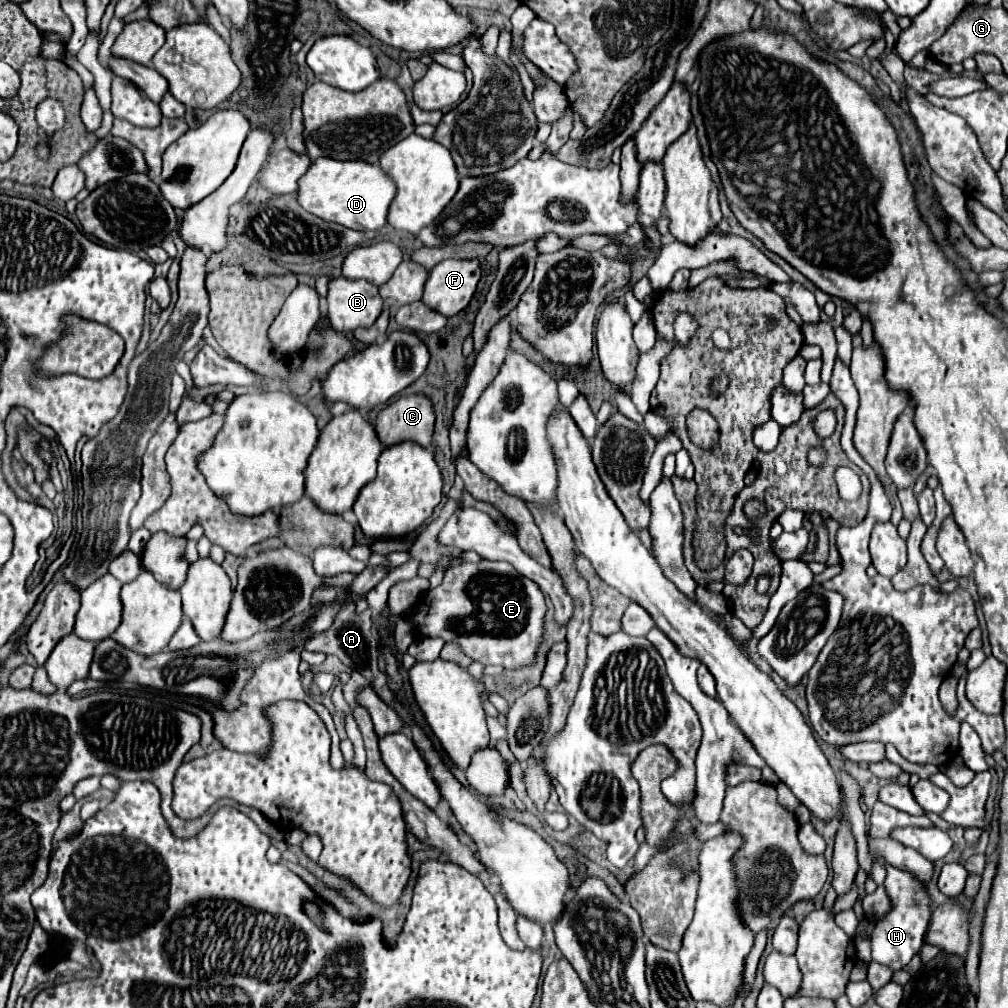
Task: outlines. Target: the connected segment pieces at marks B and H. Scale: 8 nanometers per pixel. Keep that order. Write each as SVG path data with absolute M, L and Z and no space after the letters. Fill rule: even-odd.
M344 276L330 280L328 284L328 320L336 332L352 332L360 326L368 328L376 322L382 312L382 298L378 288L366 280L348 280Z
M886 864L886 870L888 870L888 876L884 880L884 888L886 888L886 894L890 896L892 908L880 922L876 922L876 928L872 934L872 958L878 964L890 966L892 970L900 970L918 952L918 944L922 942L924 932L928 928L928 922L930 922L932 900L930 900L926 884L922 884L914 874L910 874L910 878L906 878L904 870L898 870L898 868L888 866L888 864ZM916 888L924 888L924 892L926 892L924 894L924 906L920 906Z

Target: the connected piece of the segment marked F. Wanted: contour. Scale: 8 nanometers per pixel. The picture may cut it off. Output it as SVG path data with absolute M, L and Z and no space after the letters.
M442 260L430 270L422 300L446 318L456 316L472 300L480 274L478 260Z

